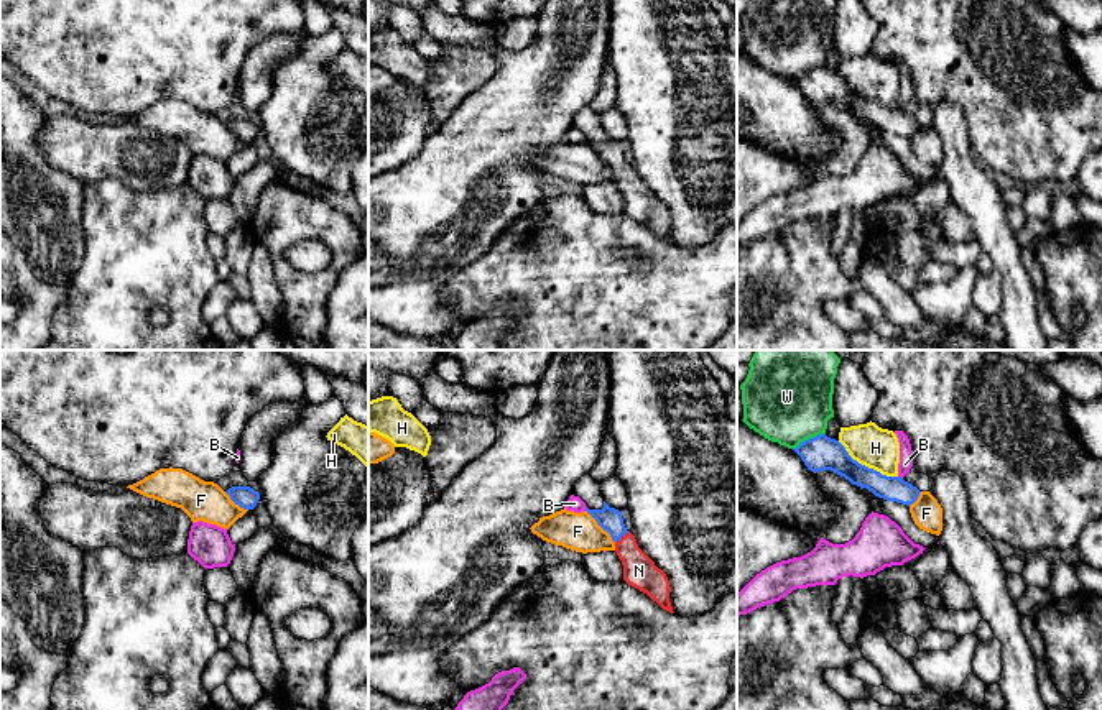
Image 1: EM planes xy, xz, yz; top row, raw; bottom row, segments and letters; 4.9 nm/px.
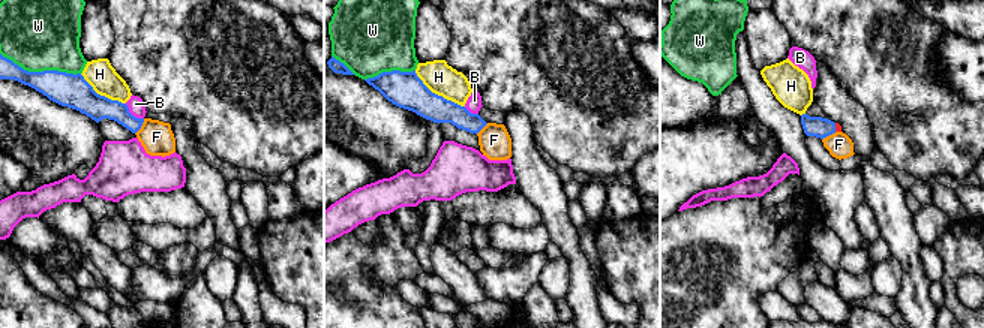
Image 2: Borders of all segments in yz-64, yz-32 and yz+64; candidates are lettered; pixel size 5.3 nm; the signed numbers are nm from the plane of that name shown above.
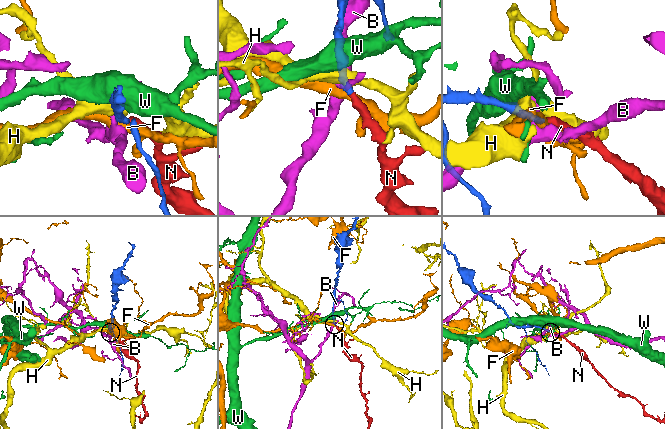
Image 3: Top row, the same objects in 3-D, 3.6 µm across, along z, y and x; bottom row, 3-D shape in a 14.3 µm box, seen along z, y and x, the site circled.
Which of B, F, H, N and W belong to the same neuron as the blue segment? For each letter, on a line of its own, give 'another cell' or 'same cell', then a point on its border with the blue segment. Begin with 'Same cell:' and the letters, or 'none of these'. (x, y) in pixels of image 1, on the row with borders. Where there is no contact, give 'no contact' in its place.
Same cell: N
B: another cell; contact yz (898, 477)
F: another cell; contact xz (601, 526)
H: another cell; contact yz (867, 467)
N: same cell; contact xz (622, 534)
W: another cell; contact yz (808, 439)

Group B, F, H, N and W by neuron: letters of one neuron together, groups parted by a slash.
B / F / H / N / W

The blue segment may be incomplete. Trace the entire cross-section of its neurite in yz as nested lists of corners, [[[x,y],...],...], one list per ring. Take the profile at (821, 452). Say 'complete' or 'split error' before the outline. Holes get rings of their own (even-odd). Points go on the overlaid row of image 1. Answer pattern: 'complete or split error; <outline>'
complete; [[[826,434],[811,437],[793,450],[801,457],[808,470],[831,470],[849,480],[852,485],[867,488],[875,496],[887,501],[896,501],[910,506],[921,493],[916,486],[900,477],[887,477],[859,463],[849,455],[839,440],[831,439]]]

